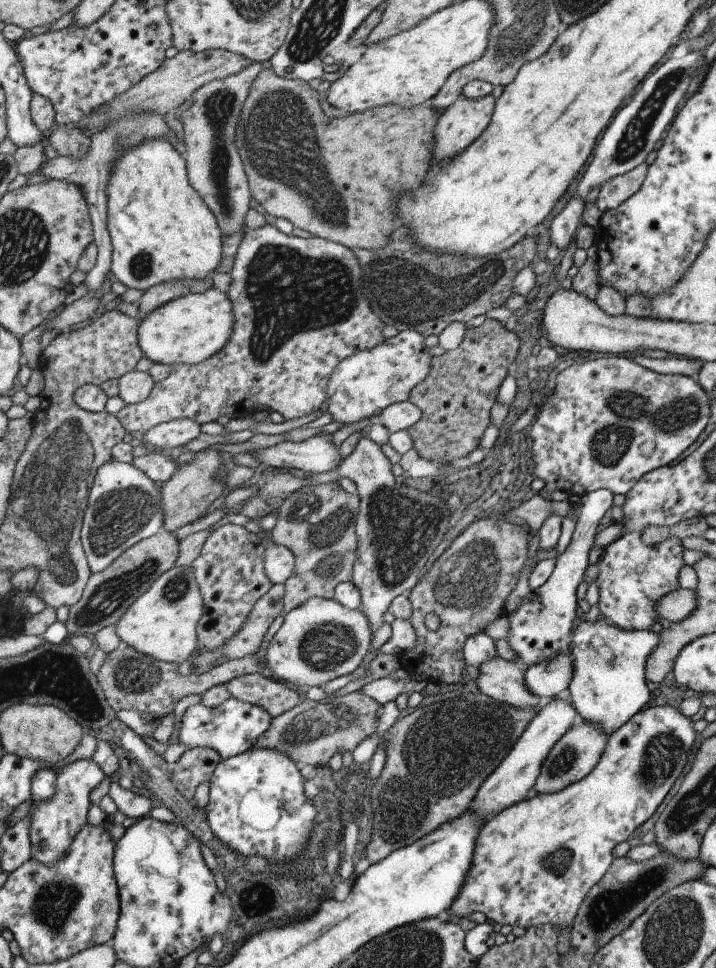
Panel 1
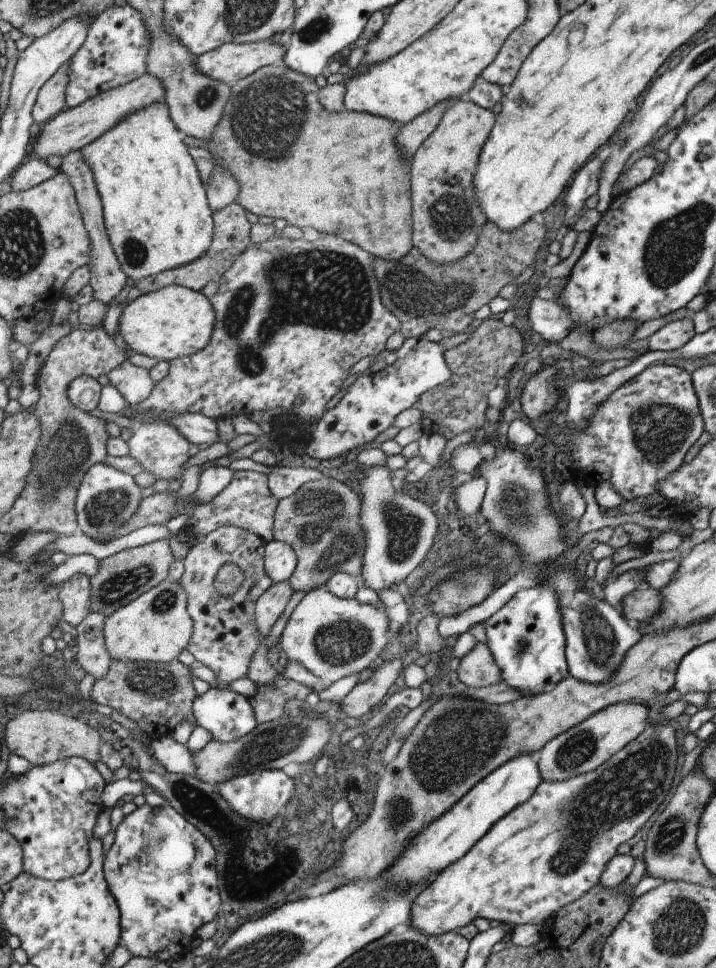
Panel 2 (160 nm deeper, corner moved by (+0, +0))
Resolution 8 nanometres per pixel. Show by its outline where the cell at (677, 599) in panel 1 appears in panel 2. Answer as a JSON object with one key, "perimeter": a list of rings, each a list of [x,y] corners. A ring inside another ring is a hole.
{"perimeter":[[[642,587],[633,590],[631,594],[623,596],[625,600],[621,602],[620,614],[626,619],[627,622],[638,624],[651,620],[659,606],[661,606],[661,596],[659,596],[659,589]]]}

